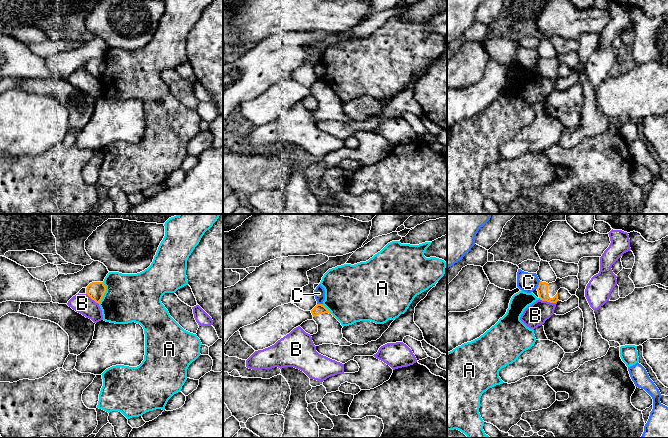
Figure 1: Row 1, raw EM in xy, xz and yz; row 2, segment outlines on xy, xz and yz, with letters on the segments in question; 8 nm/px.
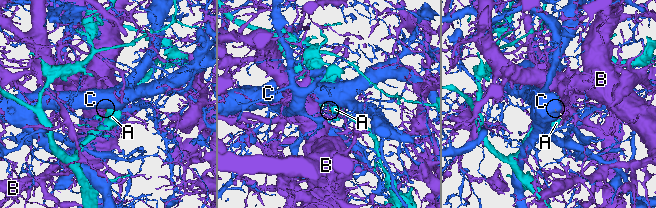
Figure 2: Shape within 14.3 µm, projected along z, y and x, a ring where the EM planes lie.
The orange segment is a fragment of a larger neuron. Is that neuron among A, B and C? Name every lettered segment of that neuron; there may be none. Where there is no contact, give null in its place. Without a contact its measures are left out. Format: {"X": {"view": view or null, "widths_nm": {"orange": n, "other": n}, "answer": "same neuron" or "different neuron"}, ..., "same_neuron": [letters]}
{"A": {"view": "xy", "widths_nm": {"orange": 140, "other": 380}, "answer": "different neuron"}, "B": {"view": "yz", "widths_nm": {"orange": 90, "other": 180}, "answer": "different neuron"}, "C": {"view": "yz", "widths_nm": {"orange": 90, "other": 160}, "answer": "different neuron"}, "same_neuron": []}

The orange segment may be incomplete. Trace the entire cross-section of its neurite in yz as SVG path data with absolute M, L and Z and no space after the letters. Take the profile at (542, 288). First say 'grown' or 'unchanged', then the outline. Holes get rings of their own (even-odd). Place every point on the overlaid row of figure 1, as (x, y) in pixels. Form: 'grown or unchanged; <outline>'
grown; M568 276L565 278L557 278L555 282L546 283L539 282L537 287L540 300L550 303L556 303L558 300L558 290L565 288L571 295L576 295L576 291L579 288L579 279L577 276Z

